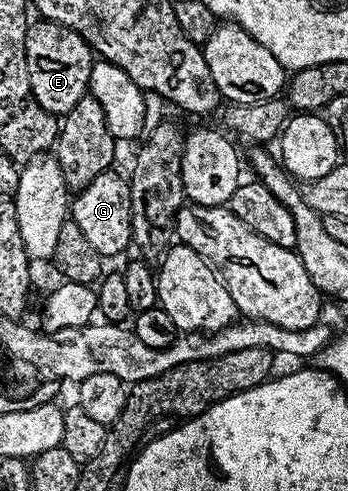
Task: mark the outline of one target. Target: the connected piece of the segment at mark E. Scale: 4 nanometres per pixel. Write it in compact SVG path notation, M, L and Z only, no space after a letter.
M37 20L25 33L25 59L29 77L29 93L48 114L63 116L79 104L89 89L91 68L95 61L92 48L71 28L58 22Z

